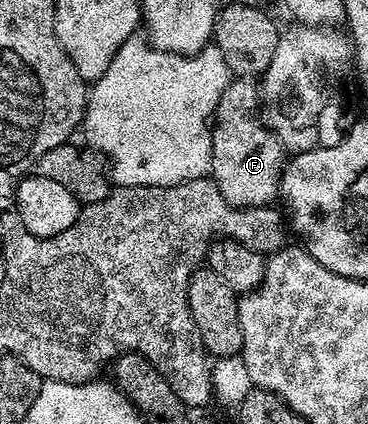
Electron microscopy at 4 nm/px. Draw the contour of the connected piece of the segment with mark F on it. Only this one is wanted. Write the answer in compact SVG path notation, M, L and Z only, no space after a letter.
M233 79L225 87L221 99L215 108L211 127L211 167L209 176L217 183L221 195L236 209L252 209L254 205L270 206L271 200L279 197L279 181L283 177L285 150L279 144L278 137L266 124L259 122L259 105L261 106L261 89L254 80Z

